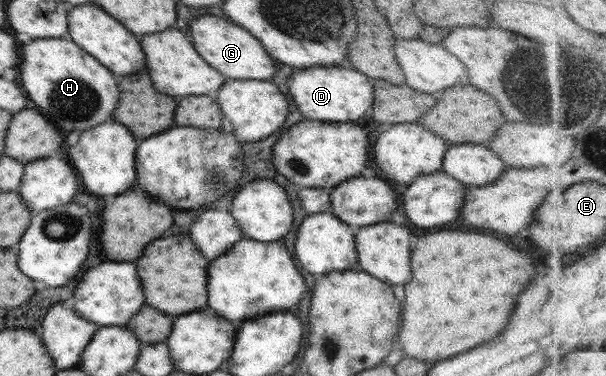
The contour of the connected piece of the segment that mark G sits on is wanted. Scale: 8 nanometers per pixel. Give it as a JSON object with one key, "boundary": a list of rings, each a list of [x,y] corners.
{"boundary":[[[199,16],[193,18],[187,26],[187,36],[191,40],[193,50],[203,58],[203,60],[214,68],[225,79],[257,79],[271,80],[275,72],[275,66],[271,57],[265,49],[258,43],[258,40],[245,32],[243,28],[237,28],[234,22],[227,17],[217,18],[217,16]]]}

